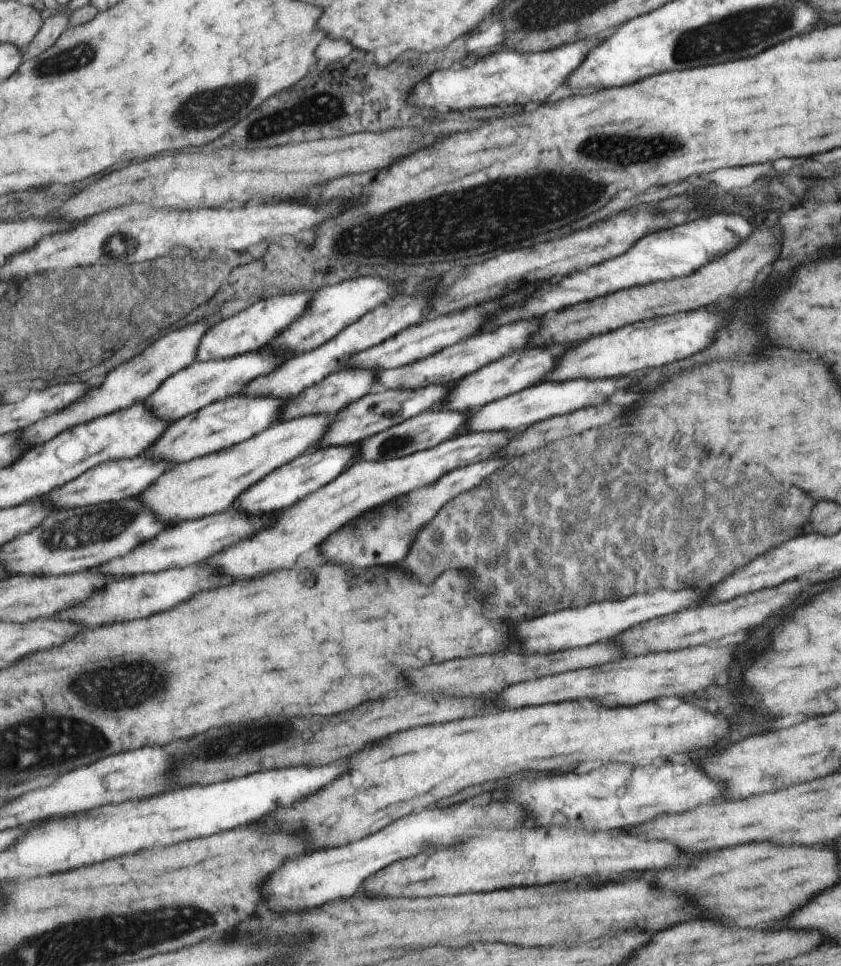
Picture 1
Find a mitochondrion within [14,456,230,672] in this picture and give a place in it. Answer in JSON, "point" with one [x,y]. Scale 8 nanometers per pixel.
{"point":[105,524]}

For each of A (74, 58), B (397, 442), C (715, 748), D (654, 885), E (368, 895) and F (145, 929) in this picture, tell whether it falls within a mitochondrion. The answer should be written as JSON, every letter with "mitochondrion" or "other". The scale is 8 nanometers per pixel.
{"A":"mitochondrion","B":"mitochondrion","C":"other","D":"other","E":"other","F":"mitochondrion"}

